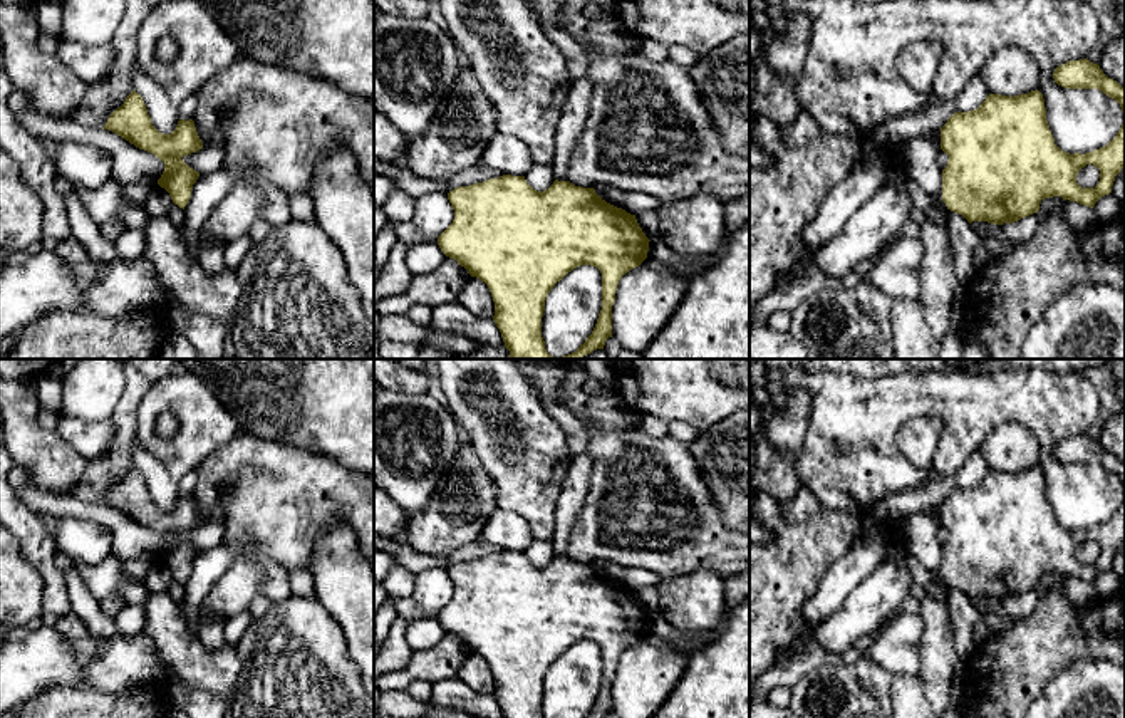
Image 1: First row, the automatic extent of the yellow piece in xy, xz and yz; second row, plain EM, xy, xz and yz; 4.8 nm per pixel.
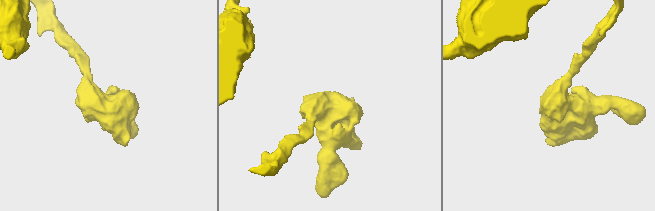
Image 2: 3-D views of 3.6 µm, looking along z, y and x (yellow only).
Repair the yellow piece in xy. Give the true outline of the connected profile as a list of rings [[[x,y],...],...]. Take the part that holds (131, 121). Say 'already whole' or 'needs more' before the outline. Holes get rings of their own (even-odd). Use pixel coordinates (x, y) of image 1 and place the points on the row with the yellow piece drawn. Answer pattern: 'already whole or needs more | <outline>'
already whole | [[[132,91],[124,104],[109,116],[102,129],[112,131],[159,158],[164,163],[164,171],[158,185],[169,193],[174,205],[184,210],[200,173],[181,158],[203,148],[193,119],[179,119],[171,134],[163,134],[153,126],[143,97]]]

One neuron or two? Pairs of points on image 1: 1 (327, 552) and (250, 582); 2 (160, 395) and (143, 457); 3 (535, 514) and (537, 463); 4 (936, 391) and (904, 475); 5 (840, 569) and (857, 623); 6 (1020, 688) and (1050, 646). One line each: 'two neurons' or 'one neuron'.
1: two neurons
2: two neurons
3: one neuron
4: one neuron
5: two neurons
6: one neuron

